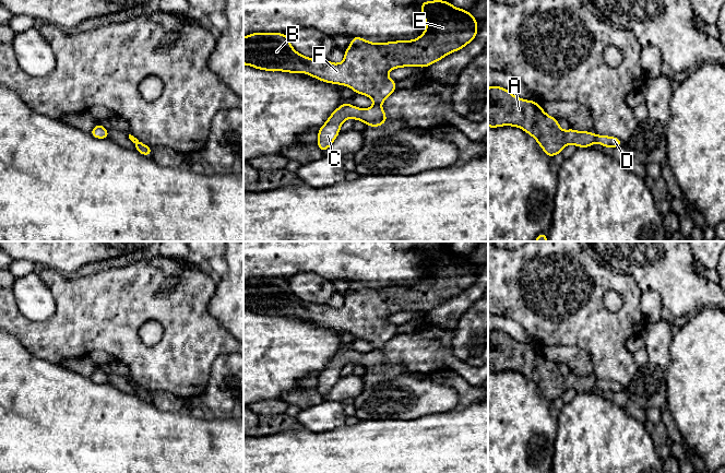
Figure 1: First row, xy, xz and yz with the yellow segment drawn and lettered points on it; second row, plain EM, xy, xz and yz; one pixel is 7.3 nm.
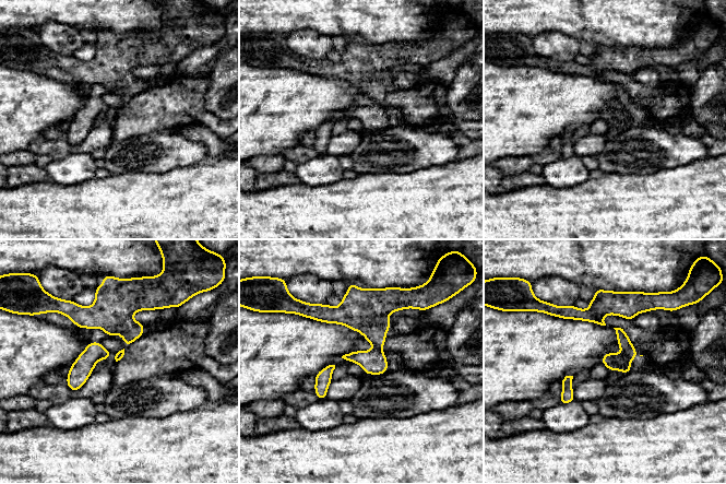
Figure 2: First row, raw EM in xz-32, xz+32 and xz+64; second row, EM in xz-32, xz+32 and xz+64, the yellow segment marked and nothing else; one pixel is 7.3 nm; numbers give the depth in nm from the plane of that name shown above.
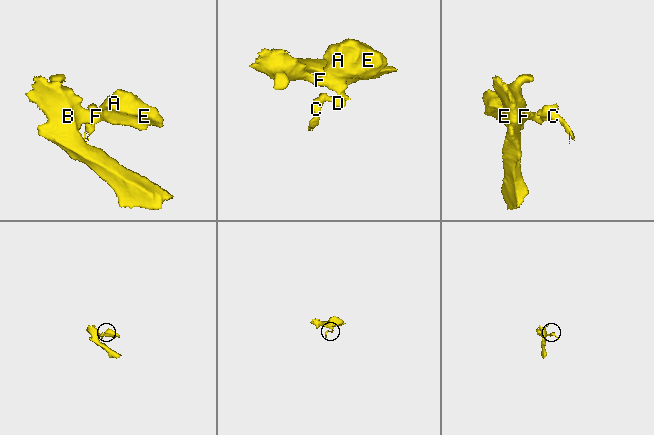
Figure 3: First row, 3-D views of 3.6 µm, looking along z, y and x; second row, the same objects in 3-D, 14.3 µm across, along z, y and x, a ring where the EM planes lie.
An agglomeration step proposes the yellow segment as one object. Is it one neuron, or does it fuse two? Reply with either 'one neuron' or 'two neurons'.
two neurons

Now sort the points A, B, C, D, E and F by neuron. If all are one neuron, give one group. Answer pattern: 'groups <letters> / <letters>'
groups A B E F / C D

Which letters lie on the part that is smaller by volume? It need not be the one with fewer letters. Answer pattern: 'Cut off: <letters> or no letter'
Cut off: C, D

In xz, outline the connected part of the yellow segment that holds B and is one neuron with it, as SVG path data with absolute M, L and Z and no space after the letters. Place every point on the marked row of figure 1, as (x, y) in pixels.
M444 0L423 1L420 8L421 16L426 21L426 29L416 39L372 43L362 37L353 36L350 45L344 52L344 60L341 63L333 63L329 60L314 60L300 55L293 48L286 34L251 33L243 37L243 64L270 72L306 73L324 83L349 86L356 94L366 95L376 105L381 105L397 88L396 82L387 75L389 71L404 67L427 68L445 56L463 49L477 36L478 22L468 10L456 8L450 1L447 2Z

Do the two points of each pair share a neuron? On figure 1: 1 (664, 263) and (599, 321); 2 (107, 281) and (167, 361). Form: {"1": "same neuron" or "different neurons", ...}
{"1": "different neurons", "2": "same neuron"}

